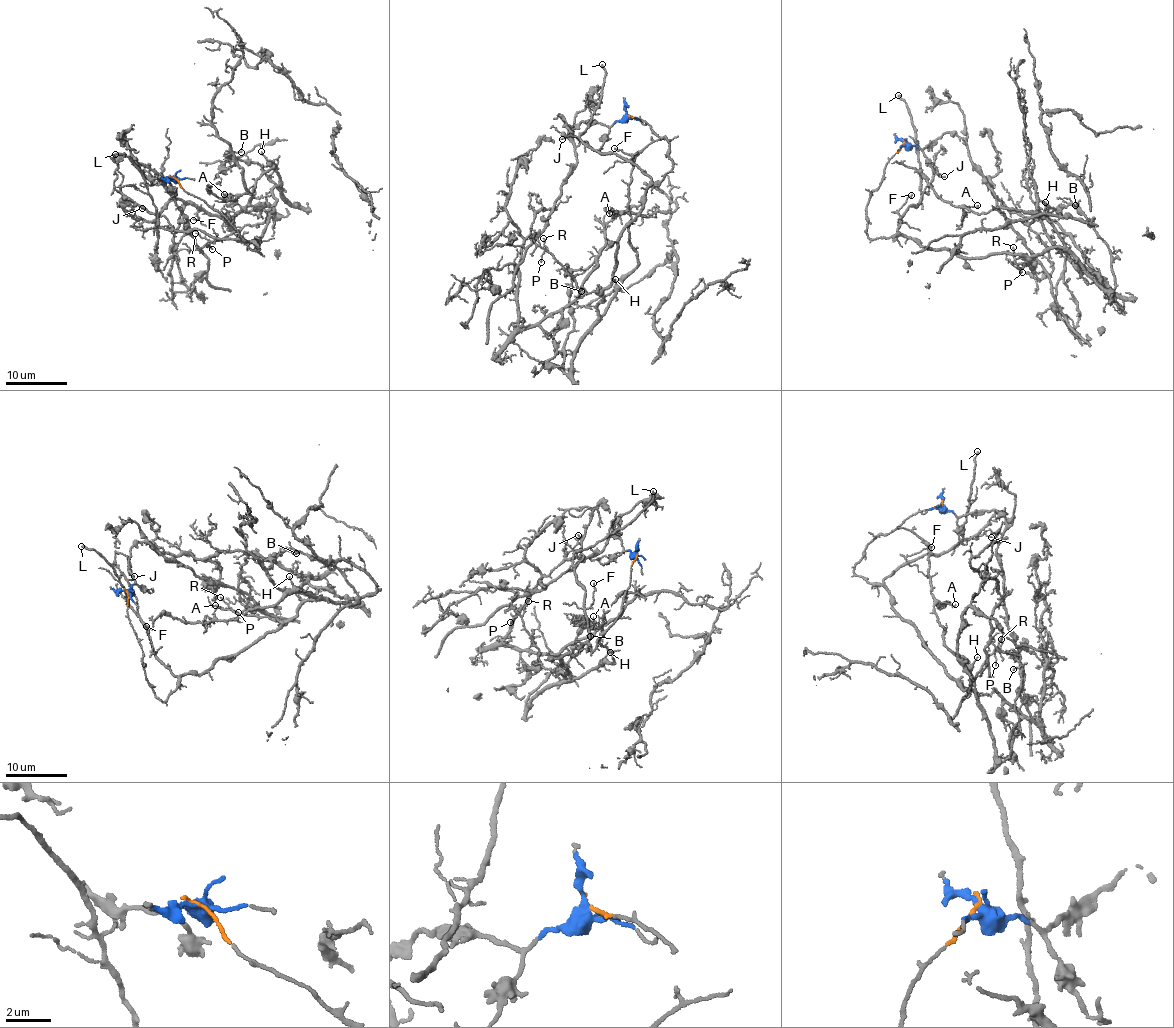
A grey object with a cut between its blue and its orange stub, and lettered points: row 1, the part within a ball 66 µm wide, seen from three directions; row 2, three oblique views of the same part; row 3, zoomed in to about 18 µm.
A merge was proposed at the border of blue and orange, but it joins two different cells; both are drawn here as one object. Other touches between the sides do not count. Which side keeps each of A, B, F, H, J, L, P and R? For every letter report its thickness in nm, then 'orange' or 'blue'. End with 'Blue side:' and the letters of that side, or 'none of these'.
A: calibre 110 nm; orange
B: calibre 120 nm; orange
F: calibre 80 nm; orange
H: calibre 100 nm; orange
J: calibre 120 nm; orange
L: calibre 240 nm; orange
P: calibre 90 nm; orange
R: calibre 140 nm; orange
Blue side: none of these

